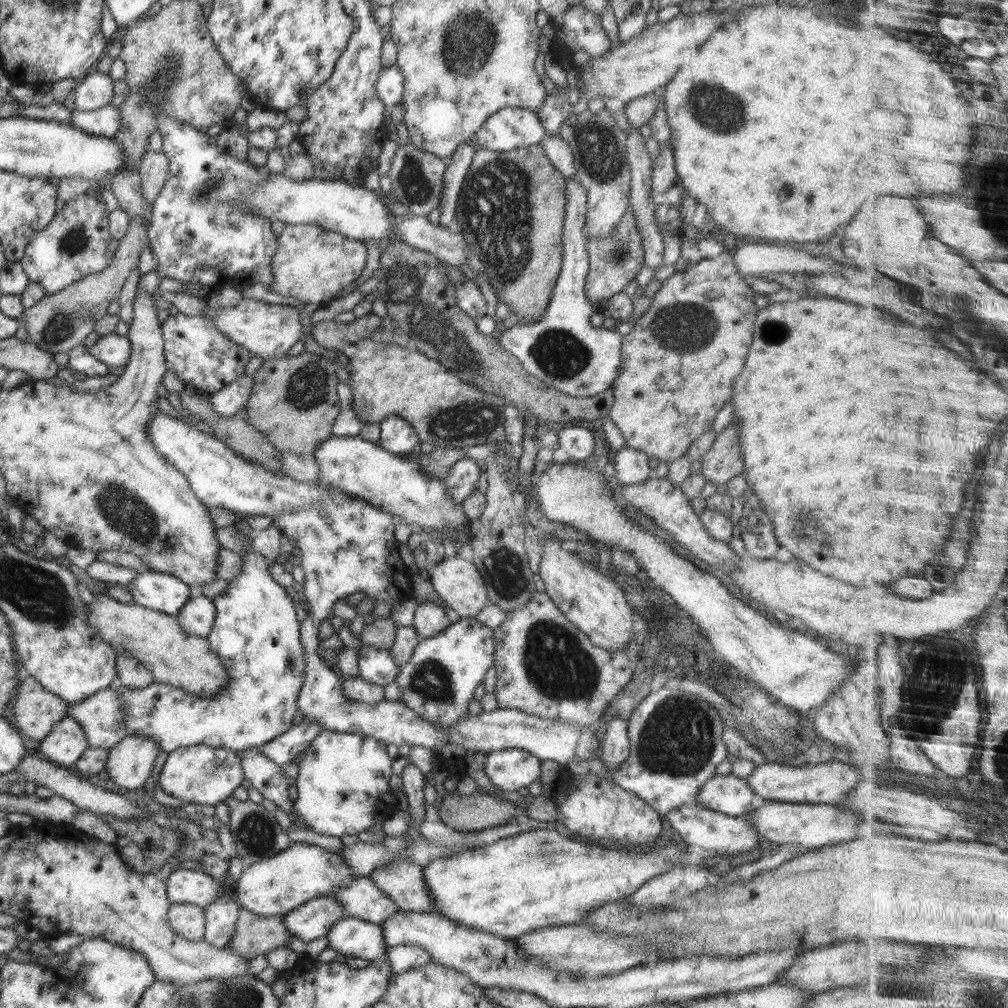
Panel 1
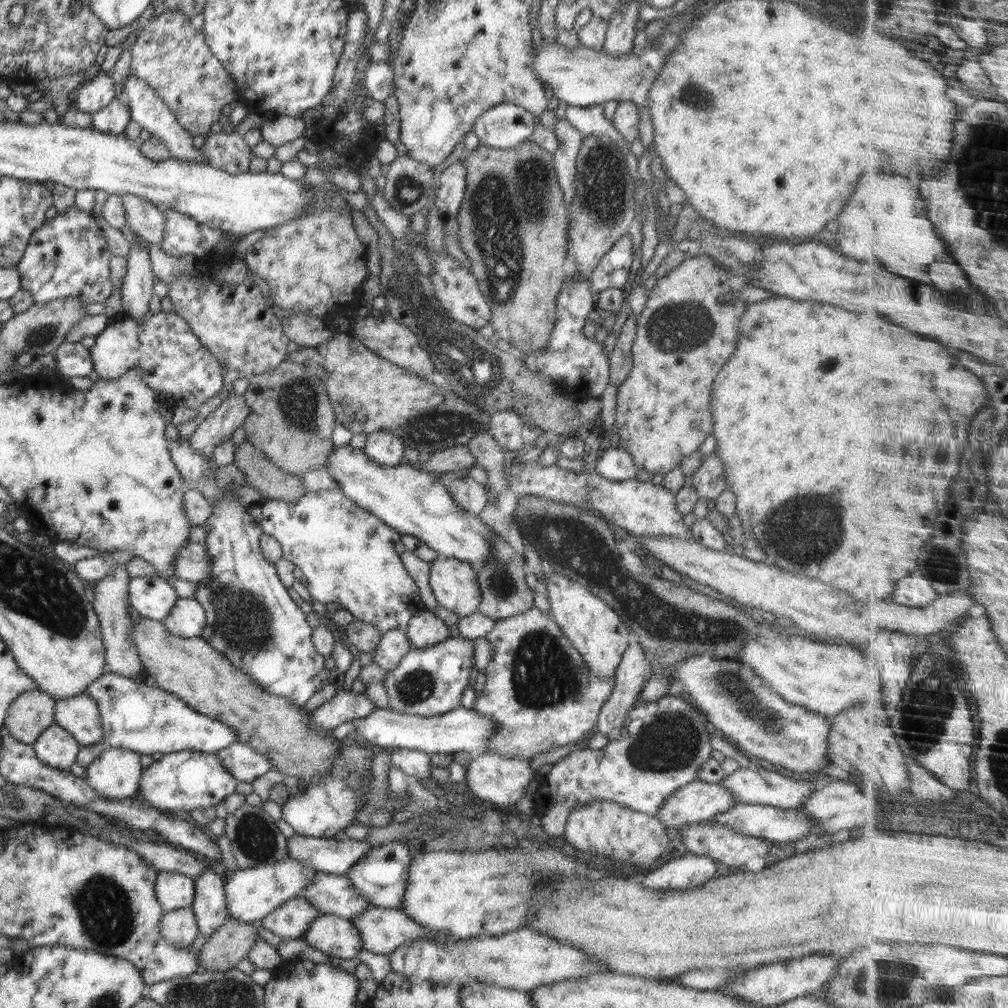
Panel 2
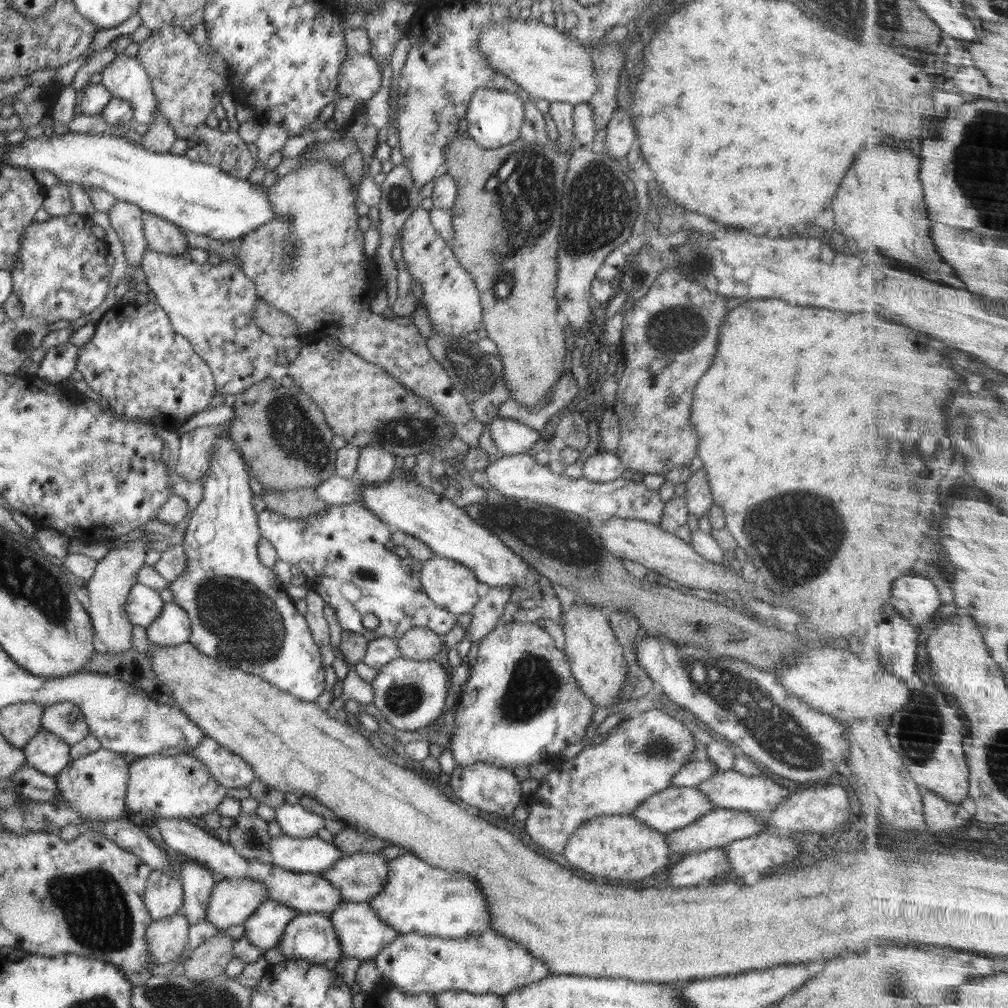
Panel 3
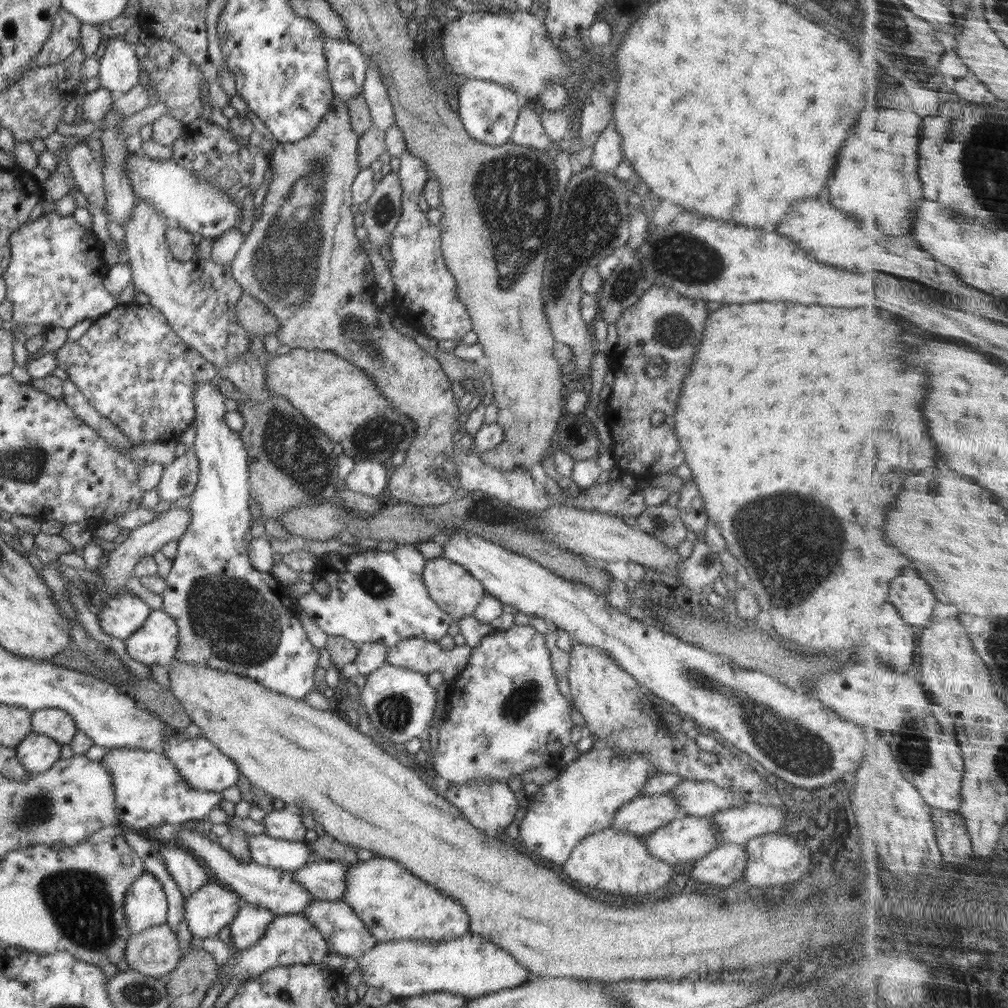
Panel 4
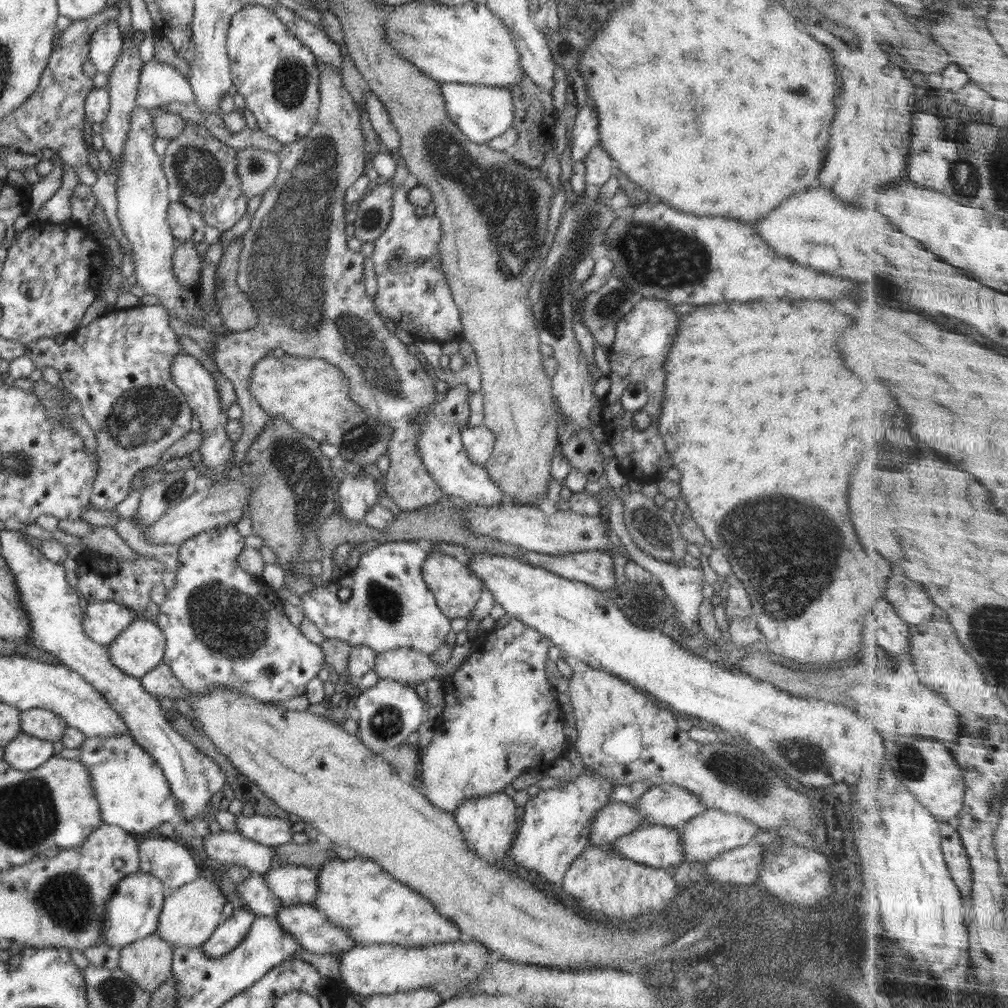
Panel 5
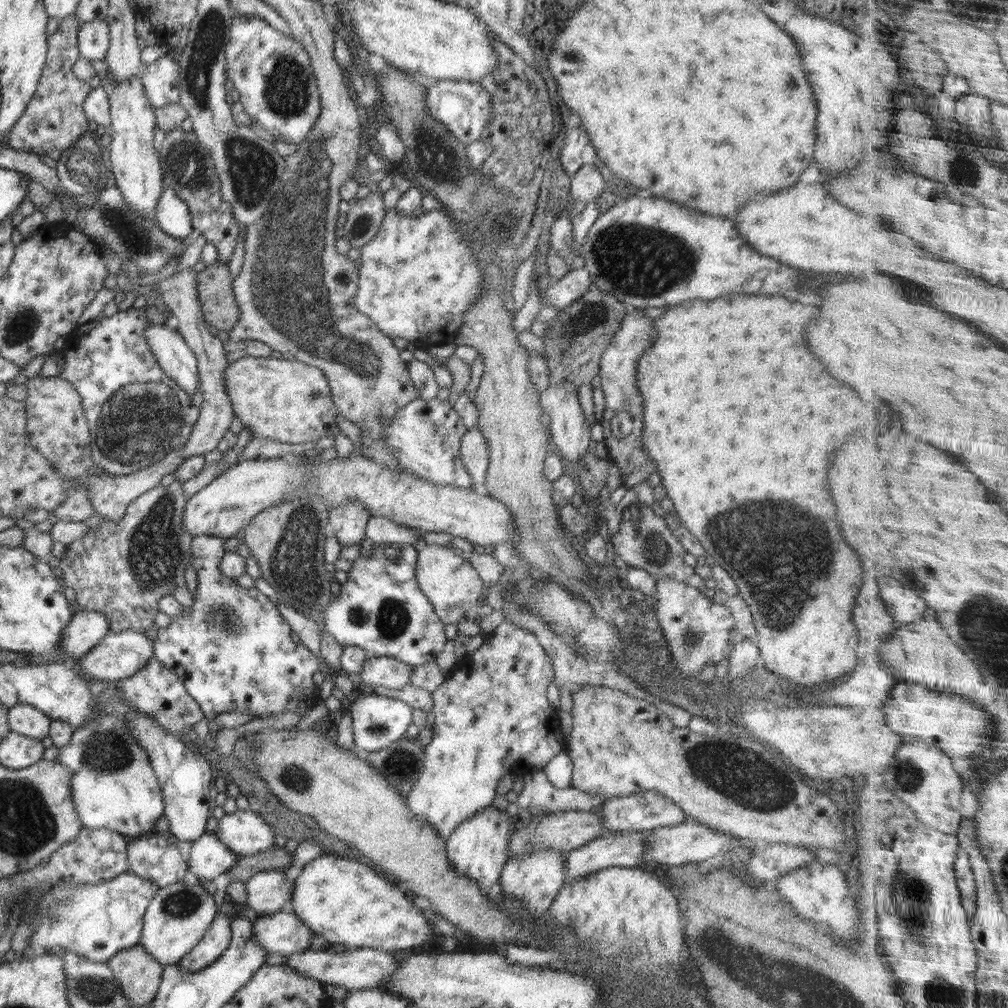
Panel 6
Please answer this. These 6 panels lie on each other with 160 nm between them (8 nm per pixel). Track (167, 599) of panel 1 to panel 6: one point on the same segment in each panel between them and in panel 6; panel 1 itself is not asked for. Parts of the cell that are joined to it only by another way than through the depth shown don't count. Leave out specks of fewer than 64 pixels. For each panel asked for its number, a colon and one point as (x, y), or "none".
2: (153, 597)
3: (143, 605)
4: (119, 616)
5: (103, 621)
6: (85, 629)

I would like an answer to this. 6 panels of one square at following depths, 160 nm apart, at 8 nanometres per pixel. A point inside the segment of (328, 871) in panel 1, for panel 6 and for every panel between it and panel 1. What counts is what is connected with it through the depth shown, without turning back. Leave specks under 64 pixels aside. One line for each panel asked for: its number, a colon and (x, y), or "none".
2: (252, 893)
3: (233, 900)
4: (214, 906)
5: (188, 918)
6: (179, 916)

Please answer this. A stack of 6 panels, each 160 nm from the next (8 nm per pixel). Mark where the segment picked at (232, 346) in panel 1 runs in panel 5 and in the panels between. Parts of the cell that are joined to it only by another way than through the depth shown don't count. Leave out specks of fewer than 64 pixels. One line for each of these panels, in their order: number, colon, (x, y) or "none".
2: (178, 368)
3: (135, 360)
4: (131, 366)
5: (118, 367)

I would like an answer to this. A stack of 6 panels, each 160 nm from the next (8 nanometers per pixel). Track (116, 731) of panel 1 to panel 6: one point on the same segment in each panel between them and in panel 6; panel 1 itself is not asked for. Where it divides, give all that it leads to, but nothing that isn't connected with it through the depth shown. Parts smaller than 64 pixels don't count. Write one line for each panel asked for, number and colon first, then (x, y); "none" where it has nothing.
2: (79, 715)
3: (64, 719)
4: (57, 724)
5: (44, 724)
6: (24, 719)

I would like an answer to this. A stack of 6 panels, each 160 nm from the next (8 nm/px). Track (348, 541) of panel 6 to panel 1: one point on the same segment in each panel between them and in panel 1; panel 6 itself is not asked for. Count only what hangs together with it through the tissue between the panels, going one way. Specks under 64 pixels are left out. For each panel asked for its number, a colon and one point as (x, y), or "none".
1: (397, 437)
2: (384, 448)
3: (375, 465)
4: (368, 477)
5: (357, 494)

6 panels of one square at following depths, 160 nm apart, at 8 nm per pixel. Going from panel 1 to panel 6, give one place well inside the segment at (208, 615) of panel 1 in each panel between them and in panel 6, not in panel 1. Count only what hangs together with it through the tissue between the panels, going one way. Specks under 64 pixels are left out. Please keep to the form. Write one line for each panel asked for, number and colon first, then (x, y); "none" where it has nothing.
2: (187, 618)
3: (171, 627)
4: (156, 642)
5: (137, 650)
6: (118, 655)

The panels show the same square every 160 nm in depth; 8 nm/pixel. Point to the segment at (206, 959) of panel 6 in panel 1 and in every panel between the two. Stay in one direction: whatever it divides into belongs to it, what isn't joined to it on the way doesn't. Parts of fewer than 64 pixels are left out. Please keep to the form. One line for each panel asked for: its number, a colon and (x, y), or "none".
1: (312, 920)
2: (291, 920)
3: (265, 927)
4: (248, 926)
5: (233, 930)

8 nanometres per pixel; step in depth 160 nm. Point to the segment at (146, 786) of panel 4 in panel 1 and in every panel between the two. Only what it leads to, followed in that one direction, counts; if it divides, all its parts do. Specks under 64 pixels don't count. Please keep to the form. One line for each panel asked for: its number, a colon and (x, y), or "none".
1: (199, 774)
2: (186, 780)
3: (178, 786)

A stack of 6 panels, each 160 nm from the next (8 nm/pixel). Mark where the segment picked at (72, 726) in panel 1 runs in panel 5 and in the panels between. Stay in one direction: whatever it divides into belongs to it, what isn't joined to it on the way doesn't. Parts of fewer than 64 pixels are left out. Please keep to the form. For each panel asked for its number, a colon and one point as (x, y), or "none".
2: (56, 747)
3: (46, 752)
4: (37, 752)
5: (24, 752)

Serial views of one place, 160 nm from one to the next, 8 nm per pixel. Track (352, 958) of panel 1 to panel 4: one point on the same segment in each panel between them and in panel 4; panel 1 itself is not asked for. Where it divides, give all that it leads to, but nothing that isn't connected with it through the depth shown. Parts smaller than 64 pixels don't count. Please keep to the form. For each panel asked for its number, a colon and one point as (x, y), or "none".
2: (336, 937)
3: (310, 936)
4: (290, 939)

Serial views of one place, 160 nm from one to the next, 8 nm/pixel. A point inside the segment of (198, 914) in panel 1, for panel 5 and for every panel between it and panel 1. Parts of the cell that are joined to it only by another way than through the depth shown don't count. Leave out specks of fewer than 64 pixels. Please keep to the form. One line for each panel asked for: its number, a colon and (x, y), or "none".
2: (180, 928)
3: (168, 937)
4: (155, 952)
5: (147, 962)

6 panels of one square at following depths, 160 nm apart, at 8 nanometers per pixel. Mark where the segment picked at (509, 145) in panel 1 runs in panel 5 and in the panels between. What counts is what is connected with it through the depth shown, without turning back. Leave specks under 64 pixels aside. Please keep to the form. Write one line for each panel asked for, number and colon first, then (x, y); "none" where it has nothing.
2: (506, 125)
3: (495, 116)
4: (489, 111)
5: (482, 112)

